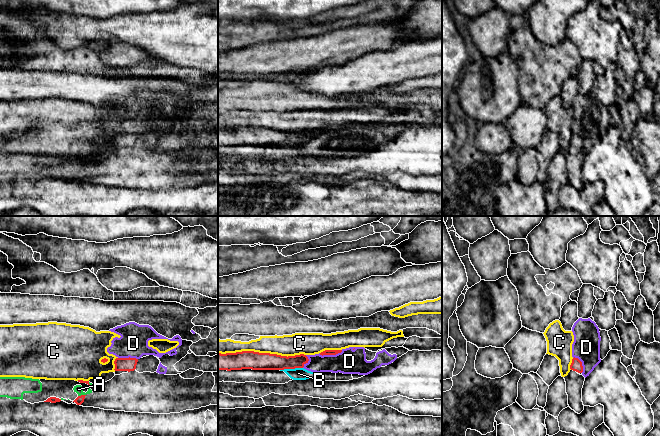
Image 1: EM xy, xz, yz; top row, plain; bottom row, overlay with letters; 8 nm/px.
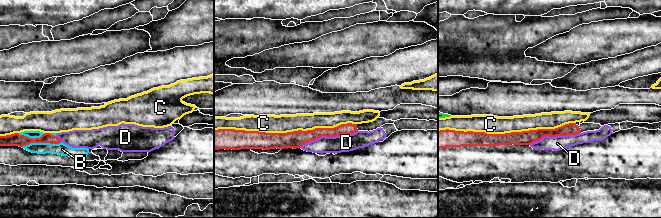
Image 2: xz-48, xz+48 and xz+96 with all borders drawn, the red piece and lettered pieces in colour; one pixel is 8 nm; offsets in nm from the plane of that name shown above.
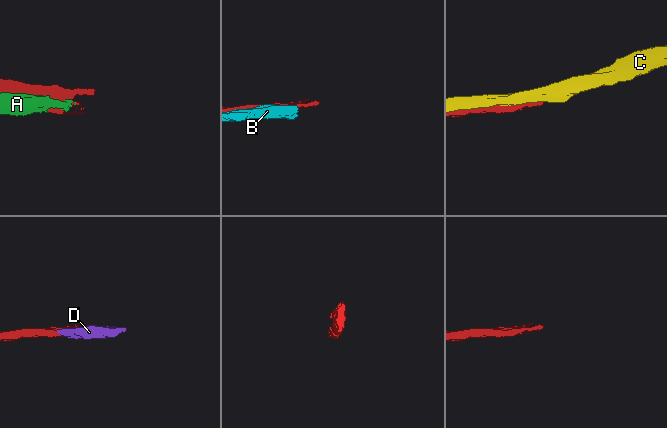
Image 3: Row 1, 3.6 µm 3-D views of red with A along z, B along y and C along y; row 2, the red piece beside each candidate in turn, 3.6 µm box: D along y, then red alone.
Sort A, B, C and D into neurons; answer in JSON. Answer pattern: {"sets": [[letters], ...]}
{"sets": [["A"], ["B", "D"], ["C"]]}

